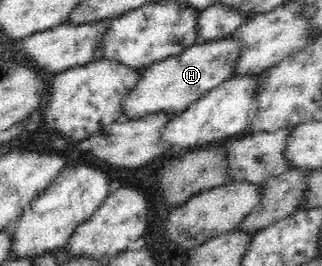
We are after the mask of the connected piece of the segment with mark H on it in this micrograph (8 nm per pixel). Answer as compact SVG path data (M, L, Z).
M230 34L216 40L198 41L183 50L182 54L151 64L142 72L140 80L129 90L127 97L123 100L125 116L129 120L134 120L146 114L184 112L187 106L203 94L234 77L240 49L237 40Z

